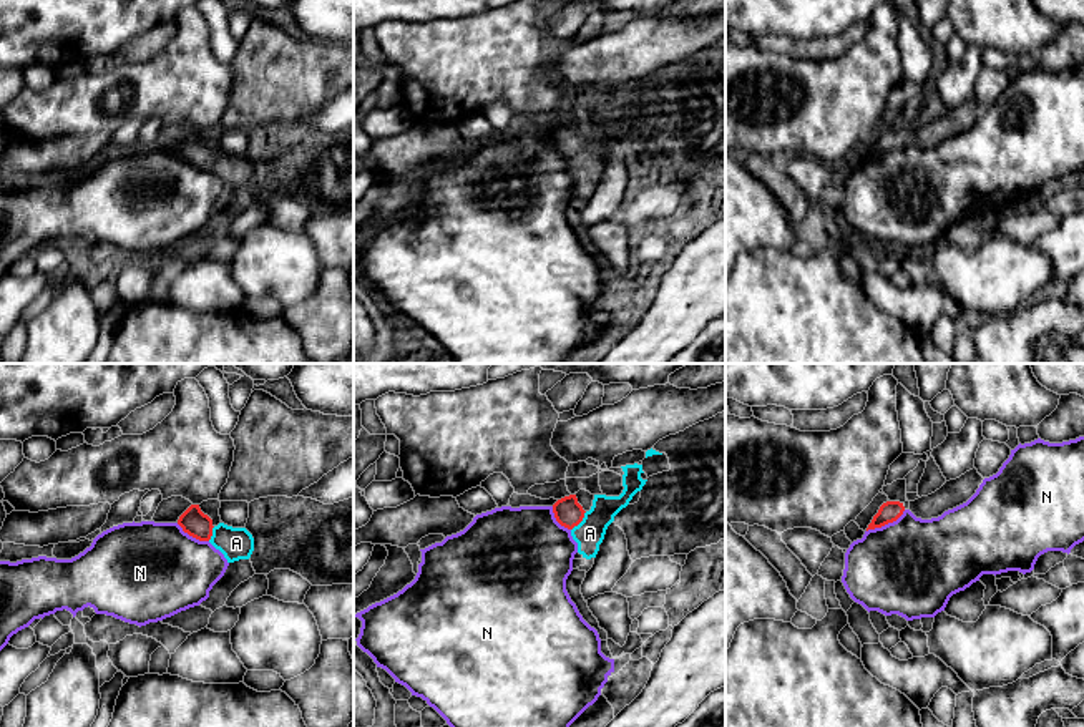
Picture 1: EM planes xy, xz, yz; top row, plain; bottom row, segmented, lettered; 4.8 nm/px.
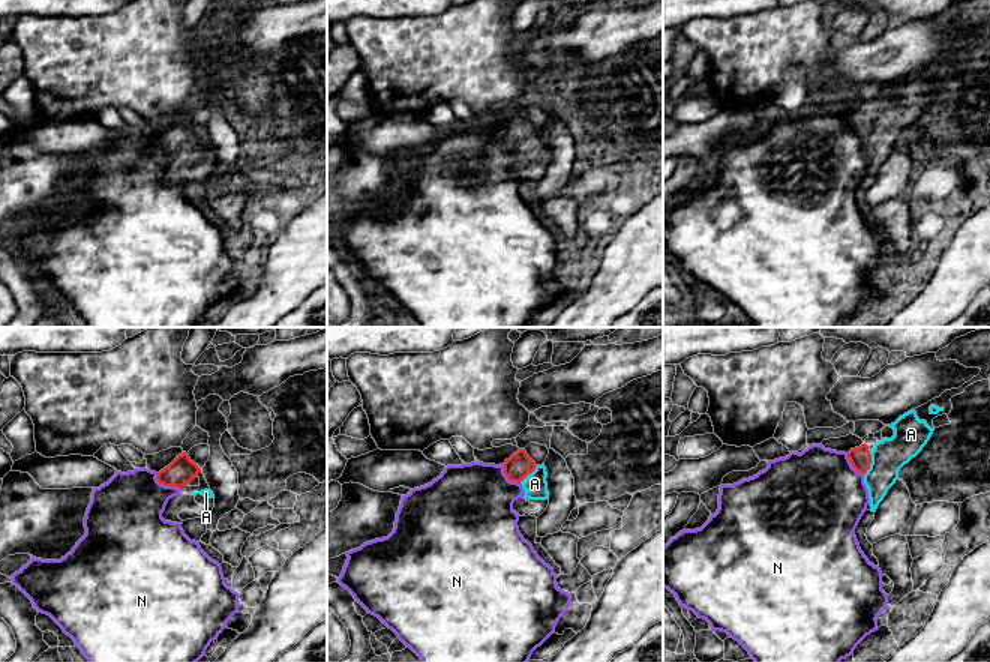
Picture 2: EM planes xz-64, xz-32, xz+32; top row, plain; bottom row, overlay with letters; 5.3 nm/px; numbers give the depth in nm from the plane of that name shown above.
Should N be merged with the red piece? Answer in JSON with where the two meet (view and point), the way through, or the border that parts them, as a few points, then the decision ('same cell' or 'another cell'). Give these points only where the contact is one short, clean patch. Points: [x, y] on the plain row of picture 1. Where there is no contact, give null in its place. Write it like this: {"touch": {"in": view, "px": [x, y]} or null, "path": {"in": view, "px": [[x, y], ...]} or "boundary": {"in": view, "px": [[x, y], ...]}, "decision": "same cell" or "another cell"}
{"touch": {"in": "yz", "px": [885, 151]}, "boundary": {"in": "yz", "px": [[905, 138], [895, 148], [867, 160]]}, "decision": "another cell"}

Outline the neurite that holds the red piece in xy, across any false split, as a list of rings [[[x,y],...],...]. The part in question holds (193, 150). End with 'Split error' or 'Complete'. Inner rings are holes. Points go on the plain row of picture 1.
[[[191,133],[178,148],[184,161],[199,168],[209,169],[219,178],[227,191],[249,188],[254,179],[254,166],[246,156],[232,156],[224,151],[217,154],[204,143],[199,133]]]. Split error

